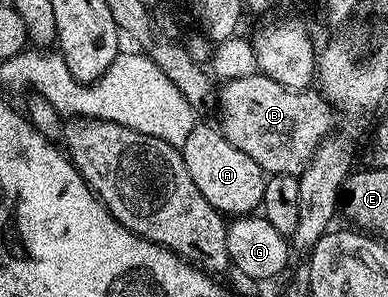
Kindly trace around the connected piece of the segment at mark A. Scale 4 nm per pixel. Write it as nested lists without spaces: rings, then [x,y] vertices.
[[[194,123],[191,134],[187,134],[187,142],[179,146],[183,162],[187,166],[187,174],[191,174],[191,182],[199,190],[203,198],[216,212],[229,218],[253,214],[261,207],[266,173],[255,162],[255,158],[247,158],[243,150],[231,146],[227,138],[216,127],[209,124]]]

